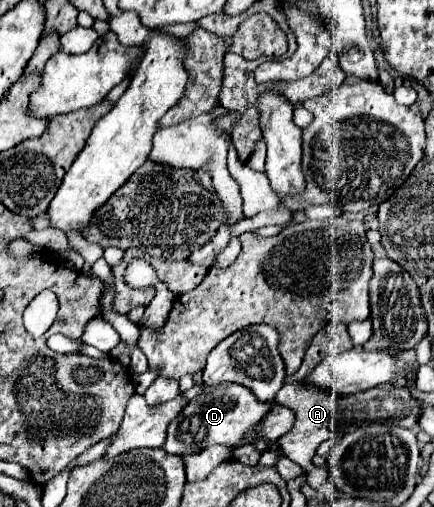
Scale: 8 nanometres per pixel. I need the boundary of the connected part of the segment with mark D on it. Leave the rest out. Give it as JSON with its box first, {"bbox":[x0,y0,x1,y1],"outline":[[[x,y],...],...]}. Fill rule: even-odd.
{"bbox":[164,382,270,456],"outline":[[[228,382],[214,386],[212,390],[192,398],[188,406],[184,406],[184,410],[170,422],[164,450],[168,454],[188,456],[214,444],[236,448],[244,444],[246,432],[252,430],[268,410],[270,406],[266,402],[260,402],[246,386],[228,384]]]}

